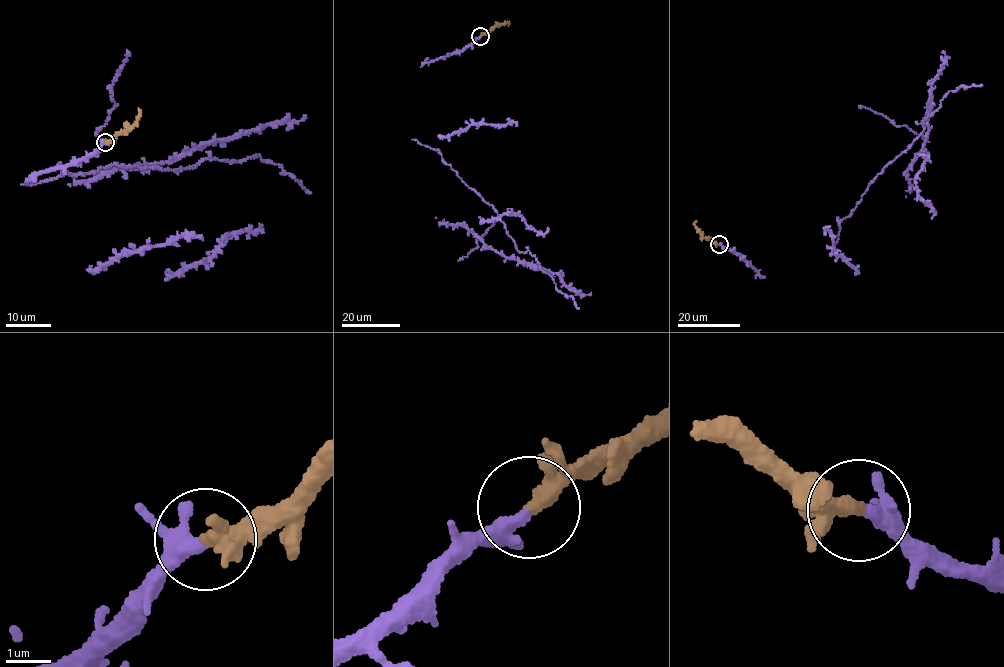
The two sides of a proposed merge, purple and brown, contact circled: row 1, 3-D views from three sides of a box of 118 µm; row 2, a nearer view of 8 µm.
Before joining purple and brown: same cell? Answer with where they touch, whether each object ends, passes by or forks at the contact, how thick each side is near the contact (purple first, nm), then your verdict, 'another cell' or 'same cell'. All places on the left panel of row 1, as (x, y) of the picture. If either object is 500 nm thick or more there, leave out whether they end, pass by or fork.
at (105, 142); purple forks there; brown passes by; 200 nm thick on the purple side, 240 nm on the other; same cell

